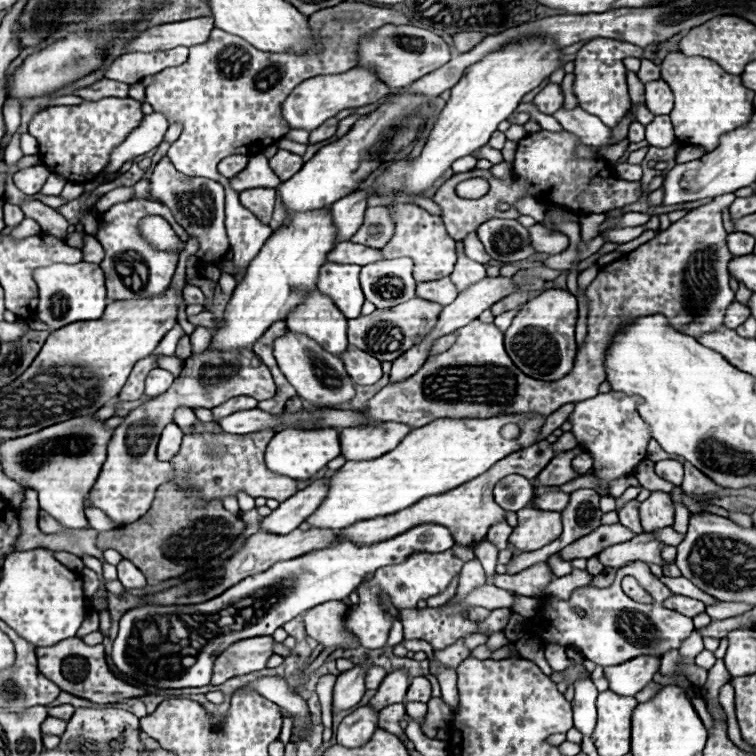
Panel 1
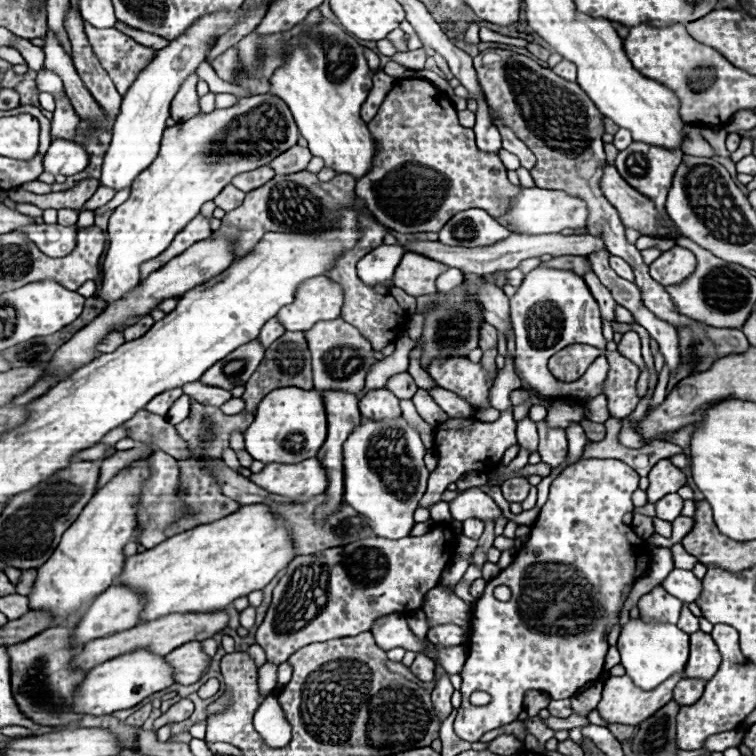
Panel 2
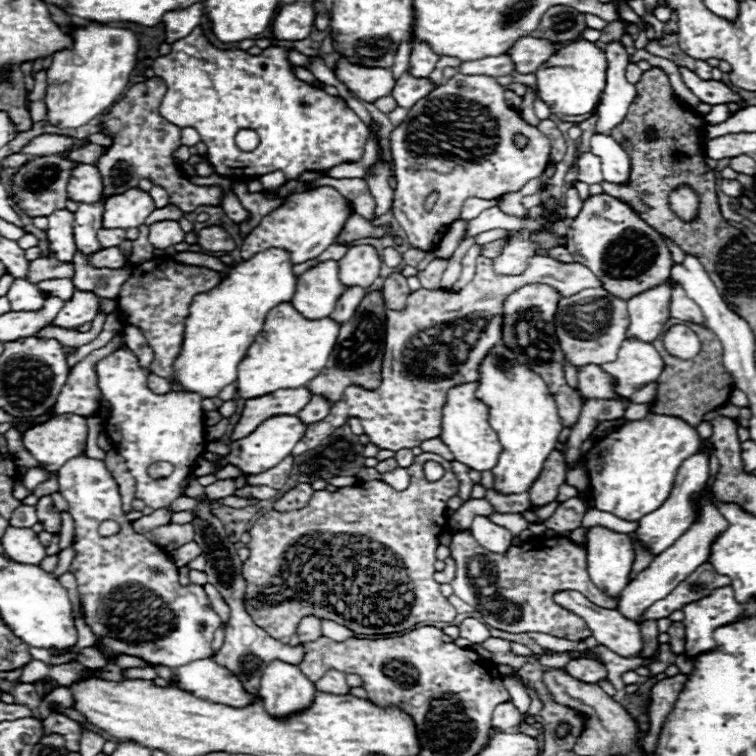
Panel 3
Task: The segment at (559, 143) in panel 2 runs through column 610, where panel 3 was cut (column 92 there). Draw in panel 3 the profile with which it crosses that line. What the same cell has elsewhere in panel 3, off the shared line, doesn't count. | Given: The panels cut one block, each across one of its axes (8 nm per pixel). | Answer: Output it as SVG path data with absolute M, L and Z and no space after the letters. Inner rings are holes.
M104 200L100 204L78 204L74 218L74 240L76 248L84 254L96 254L102 248L96 238L96 232L102 228L102 206Z

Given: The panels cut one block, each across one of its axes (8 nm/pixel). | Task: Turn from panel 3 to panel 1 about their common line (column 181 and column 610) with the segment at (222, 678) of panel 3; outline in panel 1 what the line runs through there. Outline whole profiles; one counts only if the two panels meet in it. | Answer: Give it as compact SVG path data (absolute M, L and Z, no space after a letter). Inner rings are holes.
M636 656L624 664L604 668L604 676L610 682L610 690L620 696L636 696L646 688L660 668L660 656Z

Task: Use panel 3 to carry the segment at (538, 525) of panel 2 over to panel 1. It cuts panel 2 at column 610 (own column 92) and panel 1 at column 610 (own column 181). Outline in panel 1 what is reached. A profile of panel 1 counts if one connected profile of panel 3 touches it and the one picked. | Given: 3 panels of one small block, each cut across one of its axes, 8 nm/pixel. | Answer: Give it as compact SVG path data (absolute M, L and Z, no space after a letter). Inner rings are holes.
M634 562L628 566L618 568L614 582L608 588L594 588L582 586L574 588L570 600L550 600L542 604L532 620L526 622L526 632L532 638L538 638L542 644L556 644L562 648L578 648L586 660L592 660L600 666L614 666L626 660L632 660L640 654L664 654L670 648L678 648L688 632L694 630L692 618L682 616L680 612L668 610L662 606L662 600L674 596L668 586L664 586L644 562ZM624 576L634 576L640 584L648 586L646 590L652 592L654 604L638 604L624 594L620 588L620 580ZM572 606L580 606L586 616L580 618L572 612Z

